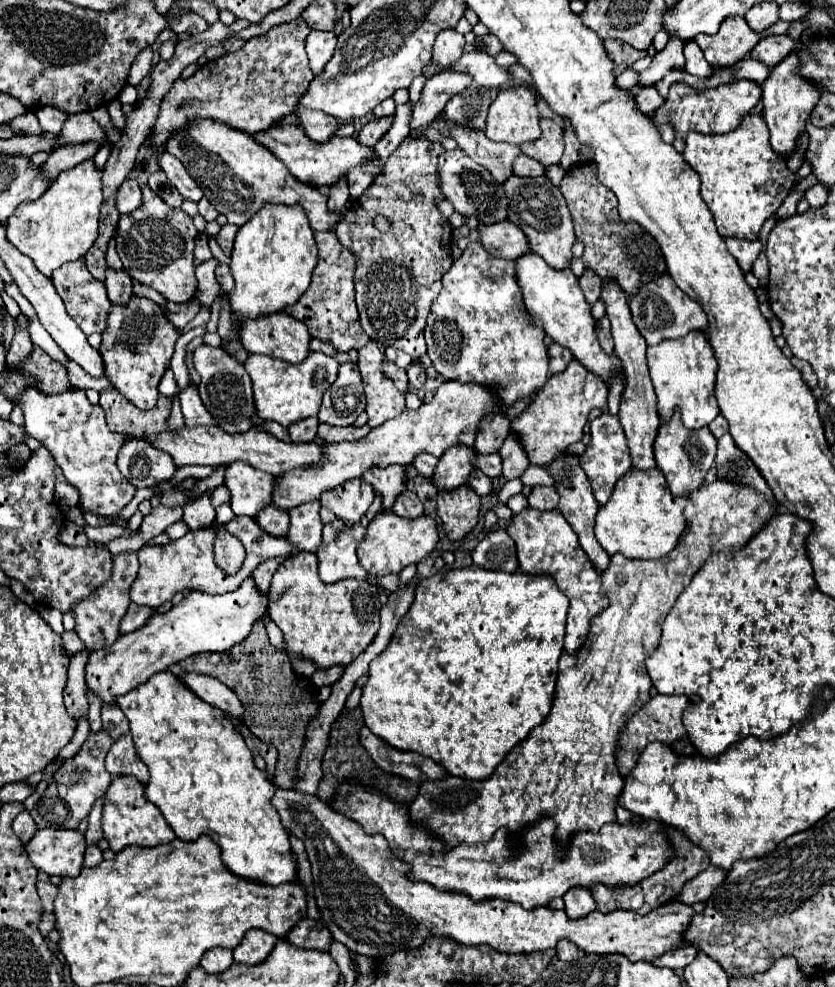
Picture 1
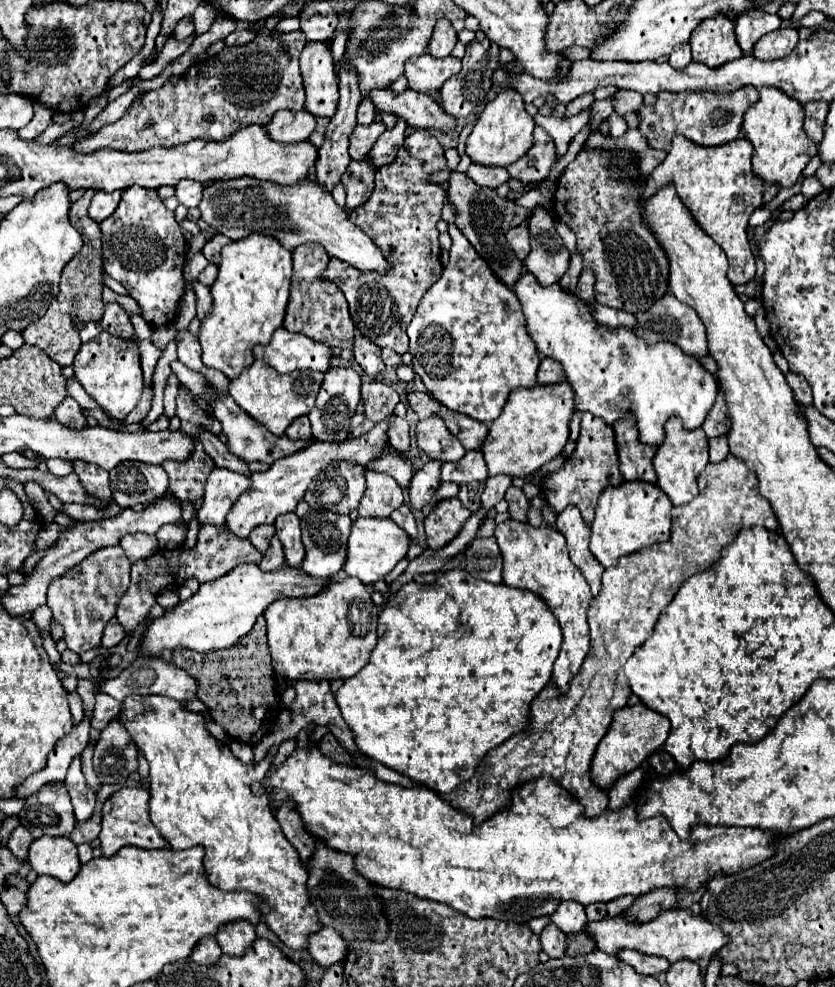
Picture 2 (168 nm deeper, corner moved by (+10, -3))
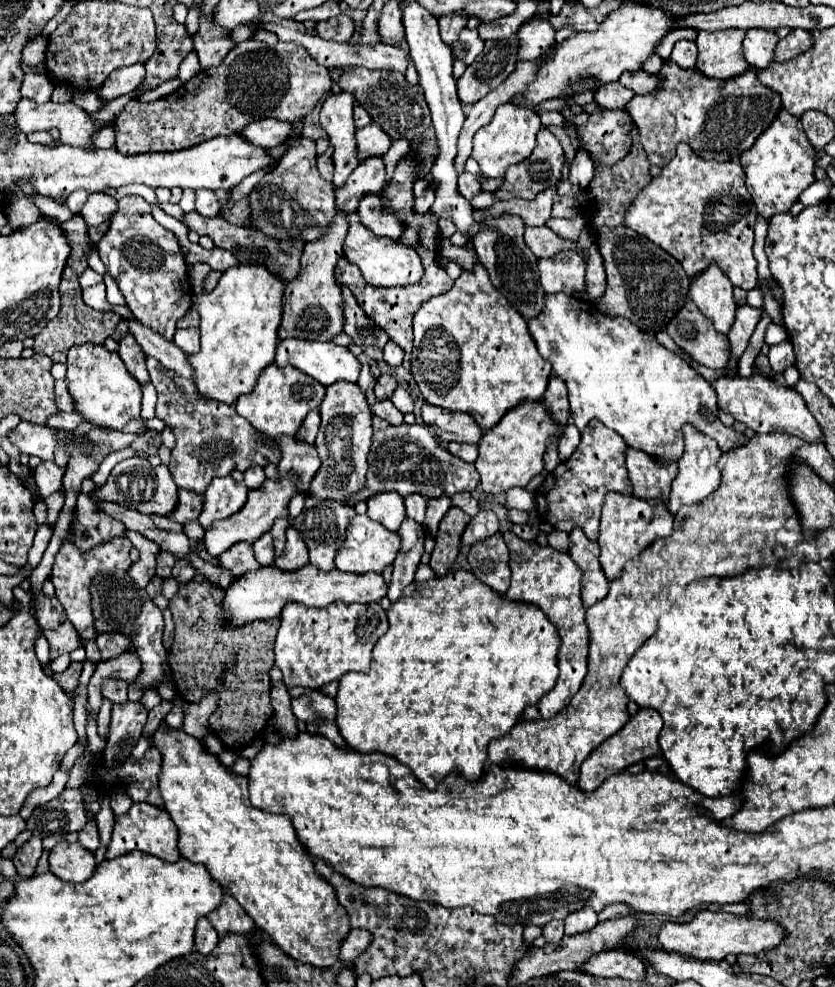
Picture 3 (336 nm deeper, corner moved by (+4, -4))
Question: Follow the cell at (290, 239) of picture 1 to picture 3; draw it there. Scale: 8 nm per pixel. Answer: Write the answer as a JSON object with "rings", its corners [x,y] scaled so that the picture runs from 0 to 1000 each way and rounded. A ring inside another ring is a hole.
{"rings":[[[286,266],[281,271],[274,271],[260,291],[253,297],[234,301],[234,313],[241,319],[241,356],[236,360],[226,360],[226,366],[234,374],[234,390],[236,396],[257,406],[279,408],[286,400],[298,398],[310,378],[327,368],[329,364],[329,352],[332,352],[332,333],[337,329],[337,317],[339,317],[339,295],[344,287],[327,275],[322,275],[320,268],[313,266]]]}

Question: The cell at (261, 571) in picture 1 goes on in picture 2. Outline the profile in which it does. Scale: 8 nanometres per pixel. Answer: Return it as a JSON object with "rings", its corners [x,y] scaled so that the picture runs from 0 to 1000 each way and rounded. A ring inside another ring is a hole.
{"rings":[[[332,543],[325,545],[325,551],[320,555],[320,559],[315,561],[315,567],[313,567],[313,575],[317,578],[332,578],[332,575],[339,575],[341,571],[341,563],[339,563],[339,555],[337,555],[337,549]]]}

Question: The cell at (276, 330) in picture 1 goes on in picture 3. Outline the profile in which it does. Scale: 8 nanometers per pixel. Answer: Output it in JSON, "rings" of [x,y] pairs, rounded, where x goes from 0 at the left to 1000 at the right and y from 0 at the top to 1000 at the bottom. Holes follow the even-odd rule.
{"rings":[[[337,343],[332,350],[332,362],[329,368],[334,372],[353,372],[363,378],[368,378],[370,382],[375,382],[377,386],[382,386],[384,390],[396,390],[406,384],[428,388],[430,382],[430,366],[428,362],[416,354],[416,352],[406,352],[401,348],[384,348],[384,345],[365,345],[365,343]]]}

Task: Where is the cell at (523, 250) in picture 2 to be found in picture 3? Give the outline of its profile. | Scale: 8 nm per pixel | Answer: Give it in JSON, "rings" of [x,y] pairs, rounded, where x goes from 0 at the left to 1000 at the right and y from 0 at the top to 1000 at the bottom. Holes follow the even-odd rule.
{"rings":[[[629,230],[629,248],[641,256],[641,260],[660,260],[672,252],[691,252],[689,244],[677,244],[667,240],[657,230]]]}

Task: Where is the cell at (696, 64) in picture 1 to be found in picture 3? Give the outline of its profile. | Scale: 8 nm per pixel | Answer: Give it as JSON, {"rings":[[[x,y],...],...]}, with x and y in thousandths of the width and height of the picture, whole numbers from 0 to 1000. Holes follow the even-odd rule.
{"rings":[[[811,42],[801,62],[811,64],[816,70],[830,70],[835,62],[835,46],[830,42]]]}

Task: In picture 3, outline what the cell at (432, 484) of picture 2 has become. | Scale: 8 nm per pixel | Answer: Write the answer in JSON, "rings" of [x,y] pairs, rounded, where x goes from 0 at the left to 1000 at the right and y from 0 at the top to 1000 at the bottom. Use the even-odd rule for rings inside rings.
{"rings":[[[502,499],[487,502],[485,504],[485,516],[487,516],[487,524],[492,524],[499,530],[509,528],[509,518],[511,518],[511,506]]]}

